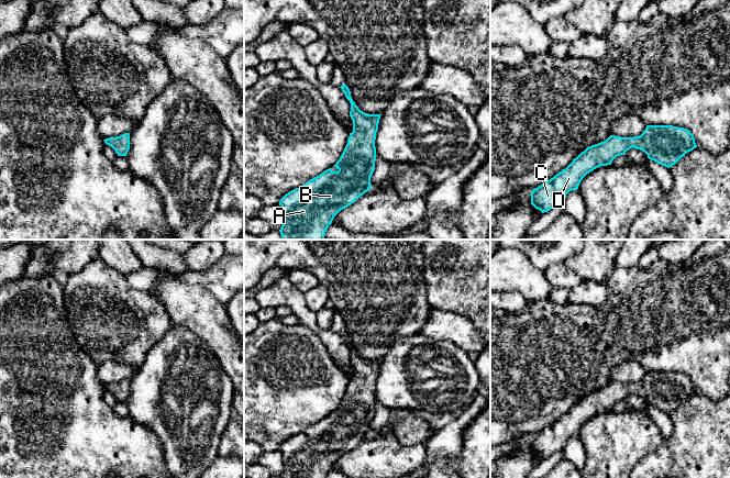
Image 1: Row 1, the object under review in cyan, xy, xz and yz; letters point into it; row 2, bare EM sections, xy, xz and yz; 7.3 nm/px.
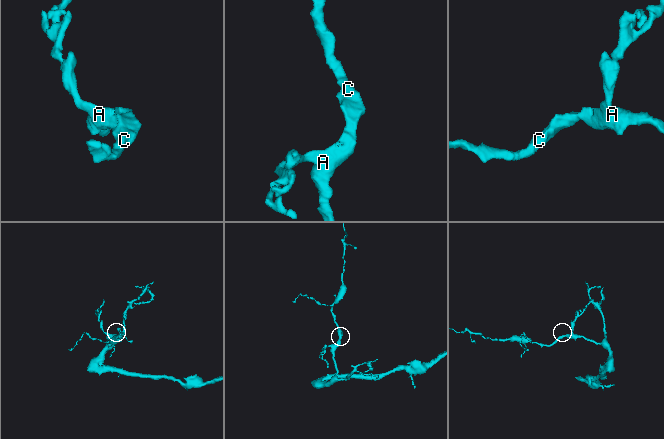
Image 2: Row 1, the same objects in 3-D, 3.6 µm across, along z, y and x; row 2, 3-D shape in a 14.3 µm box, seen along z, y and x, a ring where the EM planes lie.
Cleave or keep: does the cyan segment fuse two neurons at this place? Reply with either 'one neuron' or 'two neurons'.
one neuron

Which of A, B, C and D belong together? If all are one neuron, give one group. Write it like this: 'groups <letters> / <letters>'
groups A B C D

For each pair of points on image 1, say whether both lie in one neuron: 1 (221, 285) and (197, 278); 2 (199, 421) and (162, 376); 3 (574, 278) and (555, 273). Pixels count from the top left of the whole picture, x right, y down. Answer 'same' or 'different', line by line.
1: same
2: same
3: same

